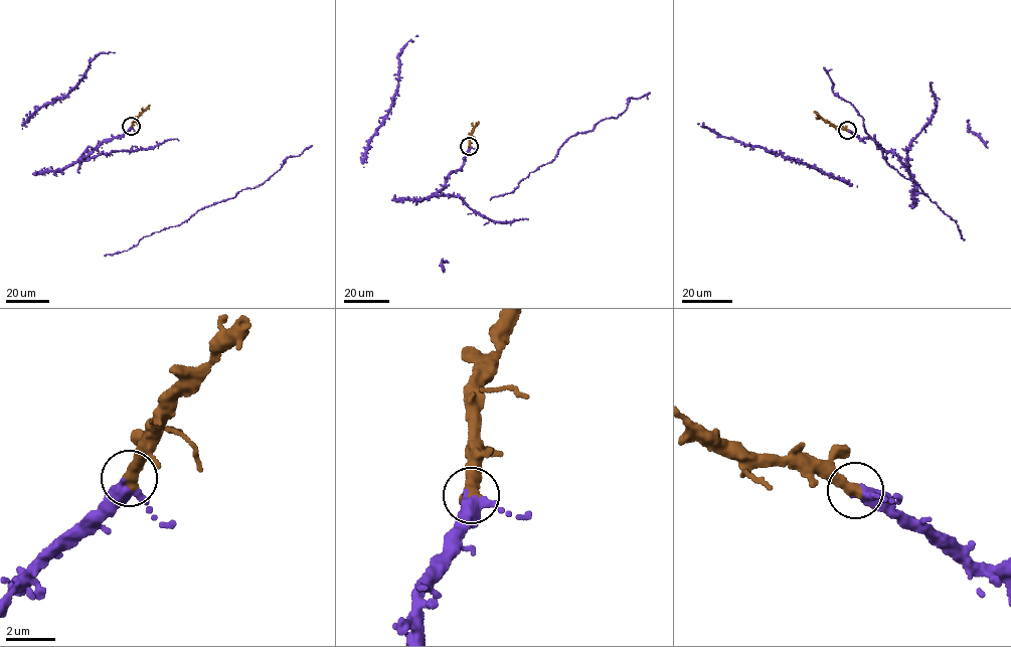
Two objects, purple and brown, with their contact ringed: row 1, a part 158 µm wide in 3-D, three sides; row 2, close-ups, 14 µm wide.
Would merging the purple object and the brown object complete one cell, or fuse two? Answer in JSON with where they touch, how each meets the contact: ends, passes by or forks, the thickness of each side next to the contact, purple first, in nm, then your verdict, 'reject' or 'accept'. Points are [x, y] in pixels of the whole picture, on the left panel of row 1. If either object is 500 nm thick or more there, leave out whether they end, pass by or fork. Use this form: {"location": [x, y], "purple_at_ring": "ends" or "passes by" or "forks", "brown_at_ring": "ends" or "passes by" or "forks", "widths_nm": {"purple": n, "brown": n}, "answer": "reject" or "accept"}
{"location": [131, 126], "purple_at_ring": "passes by", "brown_at_ring": "ends", "widths_nm": {"purple": 280, "brown": 460}, "answer": "accept"}

